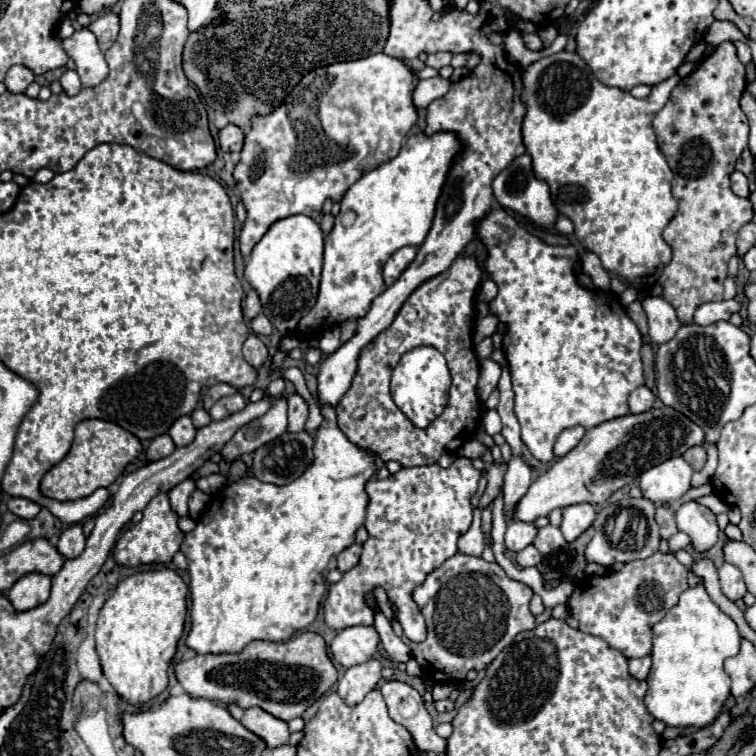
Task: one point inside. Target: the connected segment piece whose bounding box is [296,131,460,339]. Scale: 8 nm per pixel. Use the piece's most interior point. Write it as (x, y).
(393, 206)

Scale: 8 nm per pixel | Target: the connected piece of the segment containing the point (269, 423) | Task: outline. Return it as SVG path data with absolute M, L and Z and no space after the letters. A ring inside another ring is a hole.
M286 399L278 401L264 417L250 421L248 425L240 427L236 435L222 447L224 461L234 461L246 453L256 451L256 447L262 447L264 443L270 443L272 439L280 437L286 431L288 419L286 419Z

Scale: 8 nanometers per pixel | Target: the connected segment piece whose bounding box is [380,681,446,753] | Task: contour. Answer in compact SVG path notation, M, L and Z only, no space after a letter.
M384 681L380 691L388 705L390 717L410 731L420 751L446 751L446 739L436 735L432 727L432 717L426 711L424 701L414 687L402 681Z

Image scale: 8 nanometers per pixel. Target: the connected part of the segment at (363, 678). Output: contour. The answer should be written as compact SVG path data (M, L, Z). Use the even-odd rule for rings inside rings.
M370 659L362 665L354 665L344 673L336 691L348 705L356 705L378 685L378 681L382 679L380 673L382 673L382 665L378 659Z

